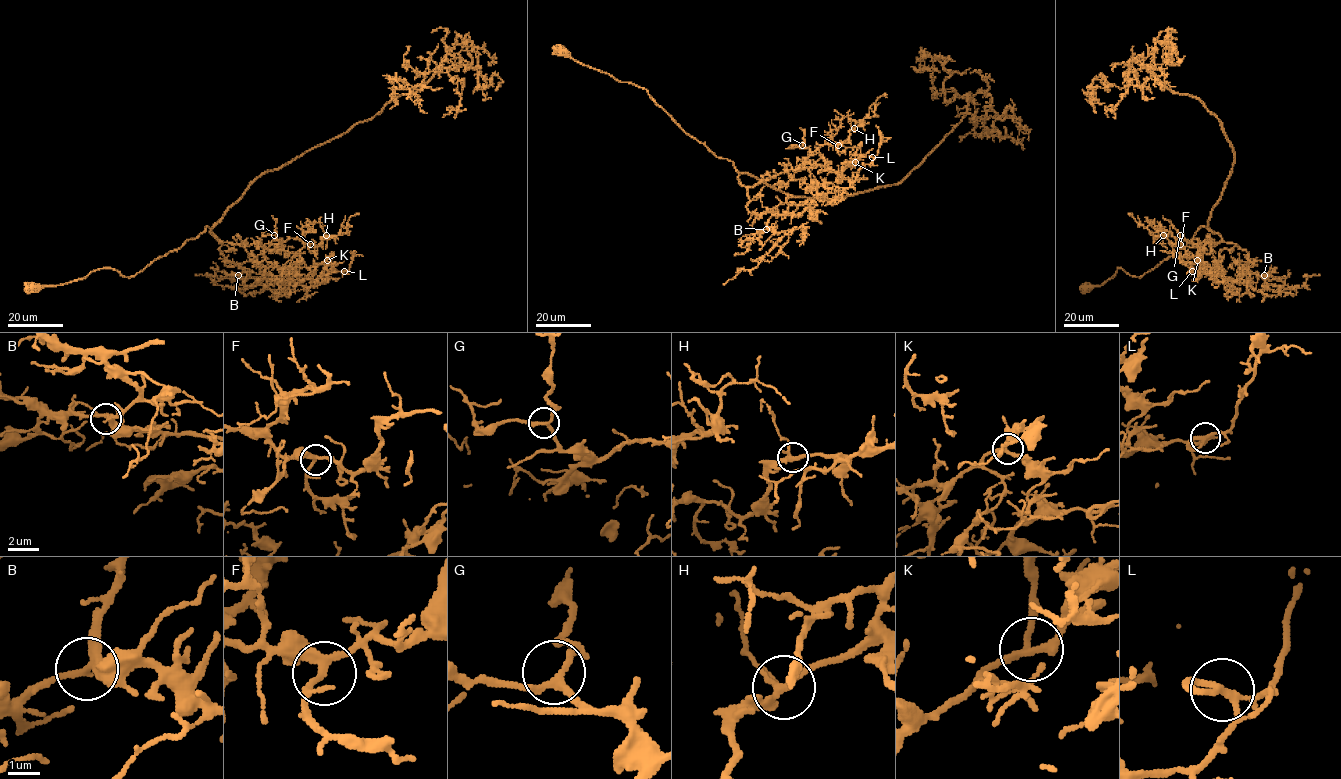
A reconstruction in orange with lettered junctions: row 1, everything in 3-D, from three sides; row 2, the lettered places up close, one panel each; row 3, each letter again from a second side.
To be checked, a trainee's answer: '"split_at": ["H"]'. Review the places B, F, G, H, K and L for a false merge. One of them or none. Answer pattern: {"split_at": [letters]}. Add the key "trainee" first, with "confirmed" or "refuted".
{"trainee": "refuted", "split_at": []}

